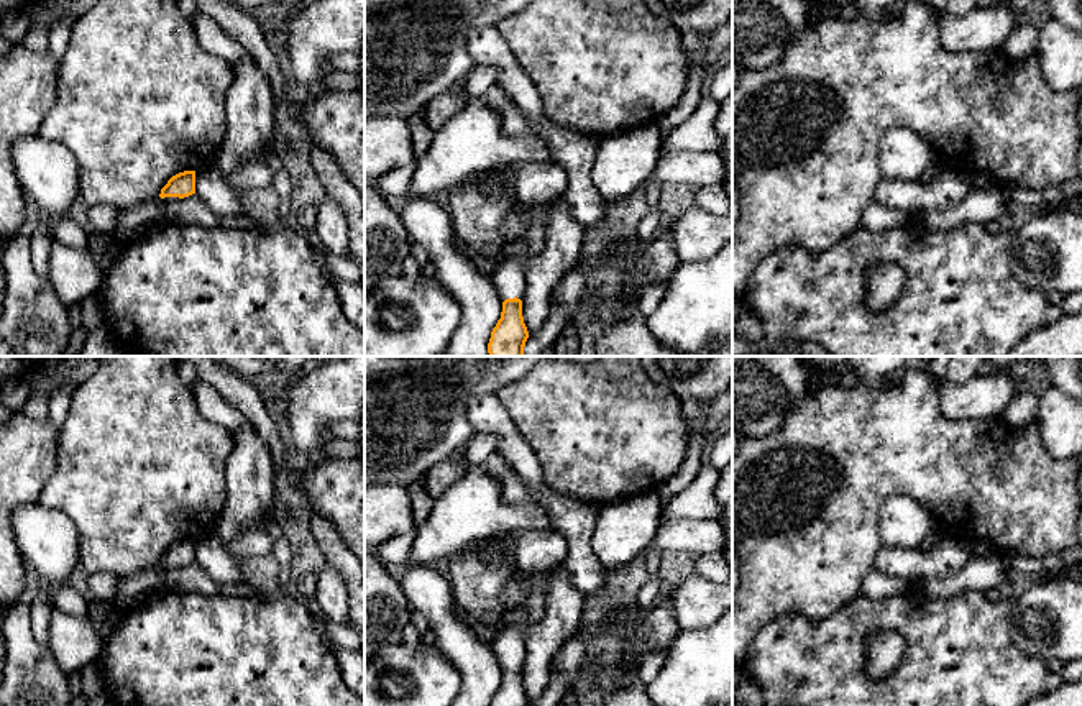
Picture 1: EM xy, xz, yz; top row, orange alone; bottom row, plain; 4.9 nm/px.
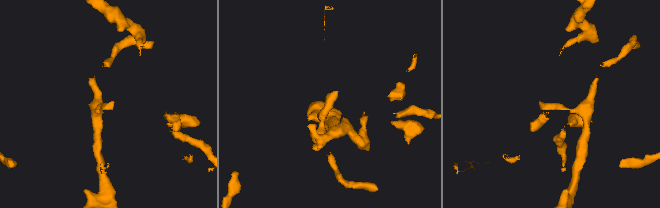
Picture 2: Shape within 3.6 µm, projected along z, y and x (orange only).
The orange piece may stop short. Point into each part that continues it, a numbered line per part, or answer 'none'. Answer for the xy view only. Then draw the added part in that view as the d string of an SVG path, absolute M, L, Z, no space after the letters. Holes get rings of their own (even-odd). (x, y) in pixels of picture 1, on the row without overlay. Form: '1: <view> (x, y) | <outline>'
none

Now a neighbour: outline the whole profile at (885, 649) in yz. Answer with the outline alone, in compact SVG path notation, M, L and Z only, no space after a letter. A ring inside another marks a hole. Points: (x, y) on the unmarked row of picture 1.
M878 630L869 634L865 645L865 672L873 680L890 675L900 665L906 650L903 635L893 630Z

